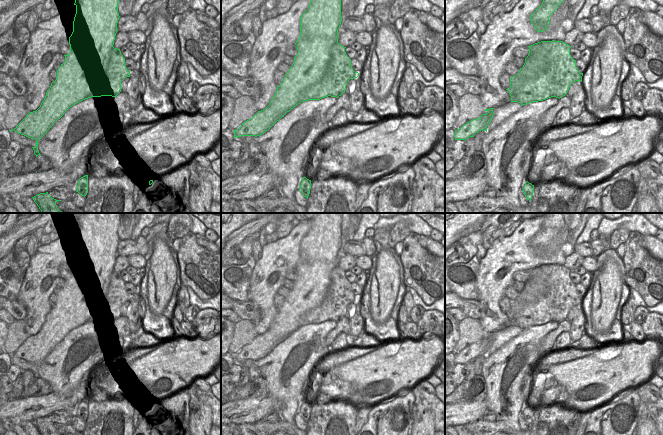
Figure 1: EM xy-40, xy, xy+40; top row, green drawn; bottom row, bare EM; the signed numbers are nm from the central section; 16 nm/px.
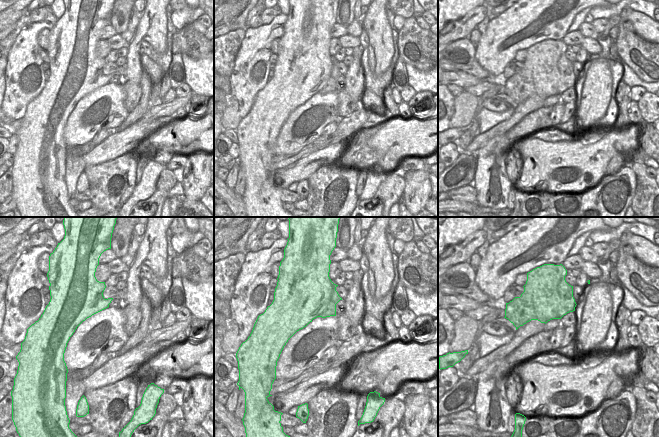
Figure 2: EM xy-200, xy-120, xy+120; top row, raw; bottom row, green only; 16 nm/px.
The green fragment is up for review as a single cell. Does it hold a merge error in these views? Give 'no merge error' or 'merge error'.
merge error

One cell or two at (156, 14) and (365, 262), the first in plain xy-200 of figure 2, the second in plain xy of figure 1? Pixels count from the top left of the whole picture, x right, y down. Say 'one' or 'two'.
two

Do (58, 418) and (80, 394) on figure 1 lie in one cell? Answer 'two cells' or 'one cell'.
two cells

